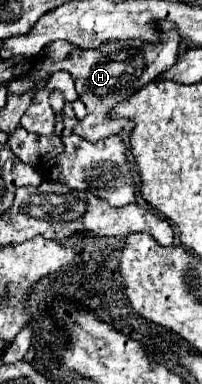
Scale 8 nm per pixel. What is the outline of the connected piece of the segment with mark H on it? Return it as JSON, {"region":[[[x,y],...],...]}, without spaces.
{"region":[[[173,34],[173,38],[165,38],[161,46],[151,46],[149,42],[141,40],[119,40],[105,44],[101,50],[79,48],[69,42],[51,42],[41,50],[35,66],[39,70],[45,70],[45,80],[57,70],[67,70],[73,76],[79,100],[87,108],[87,116],[73,128],[73,132],[89,142],[97,142],[113,134],[121,134],[129,122],[125,118],[111,118],[109,112],[113,110],[113,106],[129,100],[131,94],[135,94],[141,86],[153,82],[159,74],[169,70],[177,62],[177,58],[179,38],[177,34]]]}

